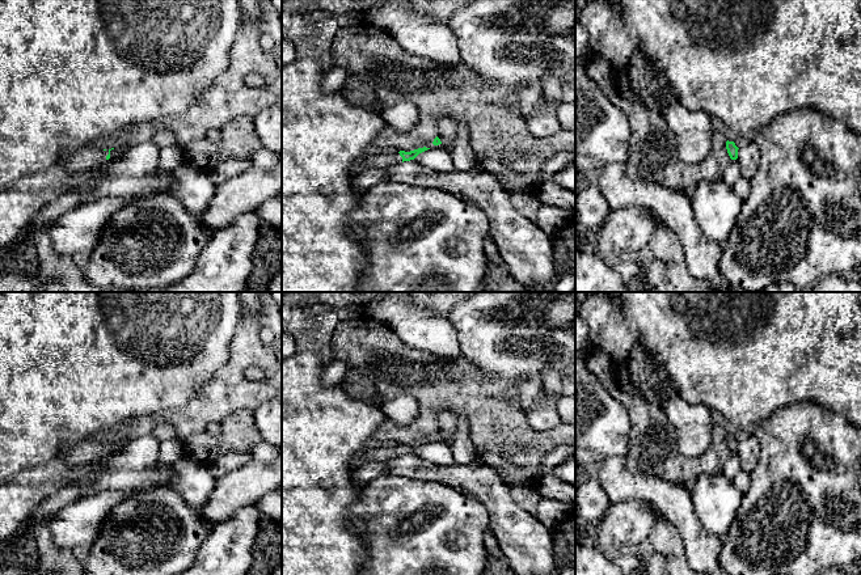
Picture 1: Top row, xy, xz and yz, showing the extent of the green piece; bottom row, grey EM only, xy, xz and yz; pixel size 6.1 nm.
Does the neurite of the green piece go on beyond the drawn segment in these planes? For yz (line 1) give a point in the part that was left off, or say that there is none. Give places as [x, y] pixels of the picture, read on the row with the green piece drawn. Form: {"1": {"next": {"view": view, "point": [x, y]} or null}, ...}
{"1": {"next": null}}

